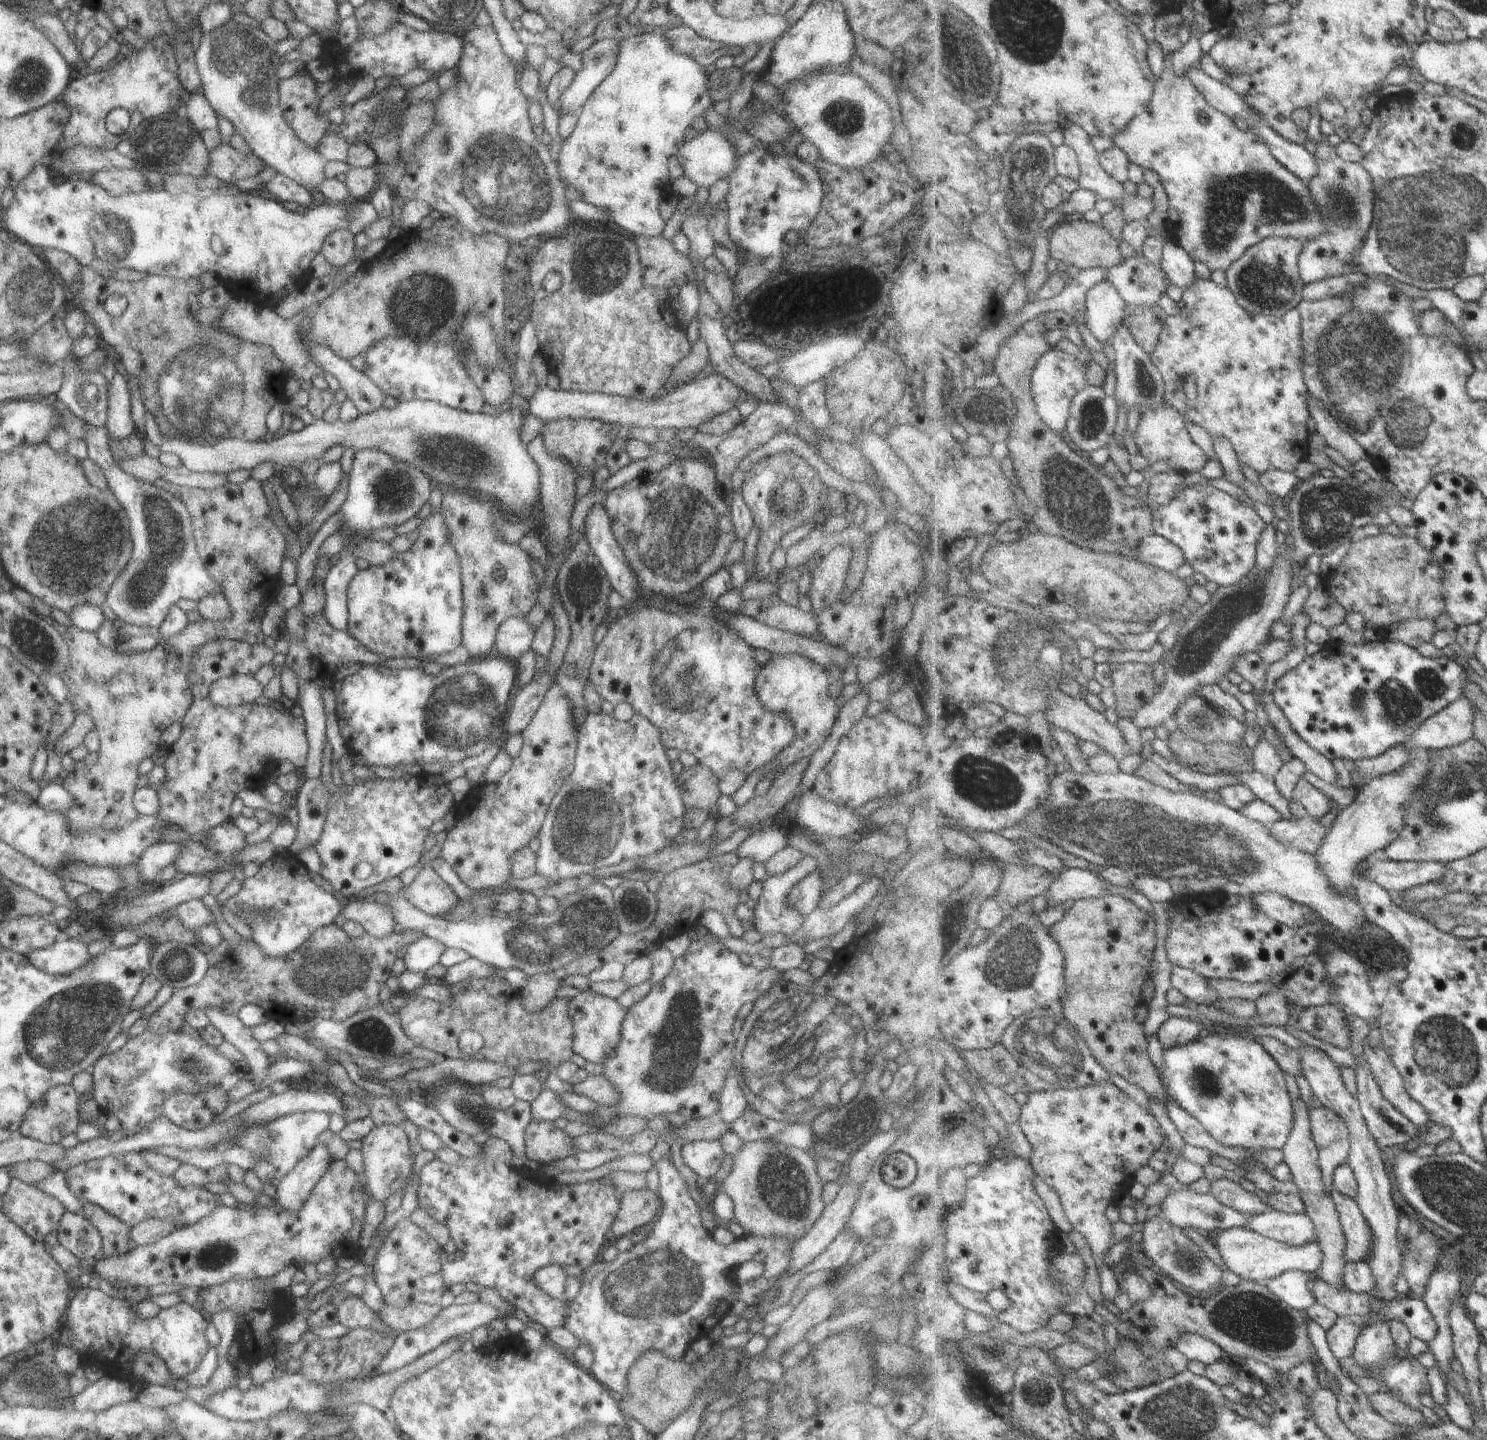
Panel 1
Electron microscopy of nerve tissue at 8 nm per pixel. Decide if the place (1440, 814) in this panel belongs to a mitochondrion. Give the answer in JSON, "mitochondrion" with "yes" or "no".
{"mitochondrion":"yes"}

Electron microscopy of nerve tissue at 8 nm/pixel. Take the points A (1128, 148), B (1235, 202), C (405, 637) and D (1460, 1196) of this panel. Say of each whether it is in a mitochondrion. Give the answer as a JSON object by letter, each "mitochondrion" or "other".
{"A":"other","B":"mitochondrion","C":"mitochondrion","D":"mitochondrion"}

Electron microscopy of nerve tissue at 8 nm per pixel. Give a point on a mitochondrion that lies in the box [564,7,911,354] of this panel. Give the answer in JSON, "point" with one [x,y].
{"point":[600,264]}

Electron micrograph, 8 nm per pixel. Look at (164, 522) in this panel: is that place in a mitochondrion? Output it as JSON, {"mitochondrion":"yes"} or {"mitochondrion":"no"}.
{"mitochondrion":"yes"}

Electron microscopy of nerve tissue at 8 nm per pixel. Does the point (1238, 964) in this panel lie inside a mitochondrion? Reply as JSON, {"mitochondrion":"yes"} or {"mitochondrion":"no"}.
{"mitochondrion":"yes"}

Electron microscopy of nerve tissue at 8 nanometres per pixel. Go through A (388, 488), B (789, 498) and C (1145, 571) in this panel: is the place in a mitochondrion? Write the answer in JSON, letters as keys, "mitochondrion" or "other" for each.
{"A":"mitochondrion","B":"mitochondrion","C":"other"}

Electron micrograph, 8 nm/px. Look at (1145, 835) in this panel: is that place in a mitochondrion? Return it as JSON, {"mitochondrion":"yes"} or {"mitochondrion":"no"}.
{"mitochondrion":"yes"}

